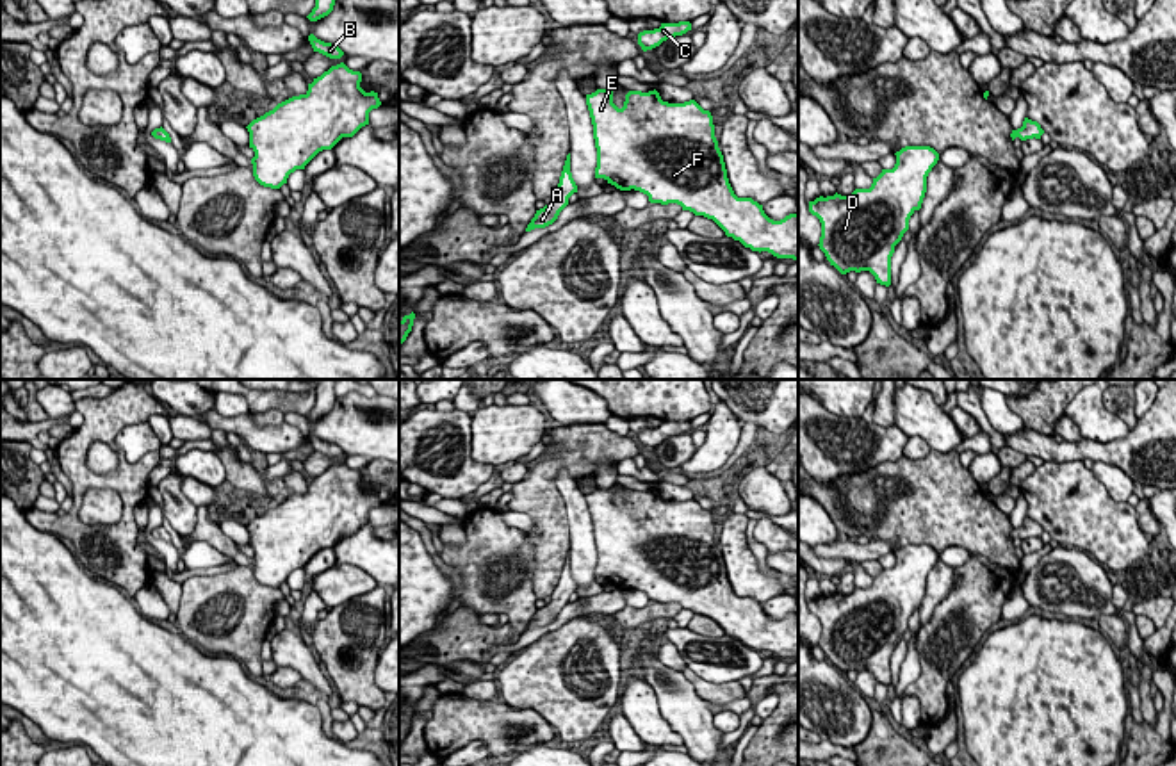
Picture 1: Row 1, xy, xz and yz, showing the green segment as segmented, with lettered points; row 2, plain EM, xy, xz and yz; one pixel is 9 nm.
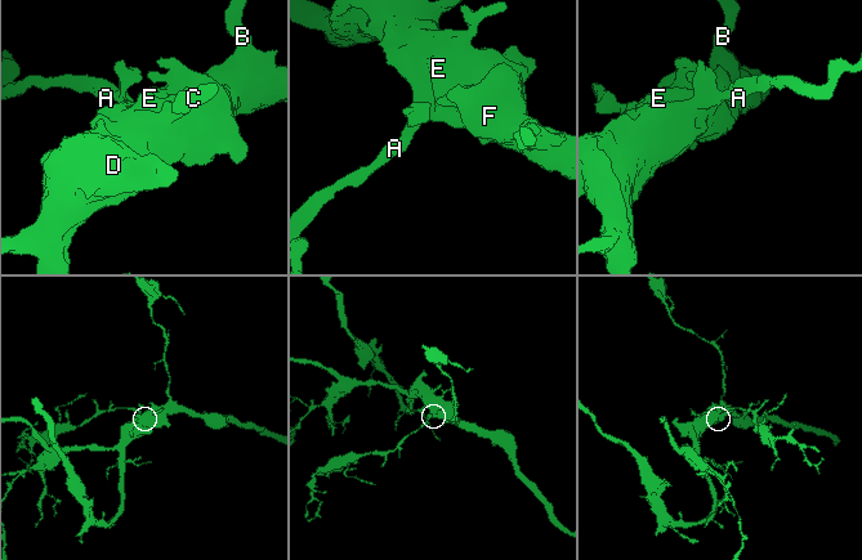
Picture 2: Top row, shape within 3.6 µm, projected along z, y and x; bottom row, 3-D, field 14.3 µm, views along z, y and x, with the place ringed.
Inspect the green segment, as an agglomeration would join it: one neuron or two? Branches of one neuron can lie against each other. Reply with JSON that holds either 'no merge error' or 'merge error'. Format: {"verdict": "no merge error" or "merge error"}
{"verdict": "no merge error"}

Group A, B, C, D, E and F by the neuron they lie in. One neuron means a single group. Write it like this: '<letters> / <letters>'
A B C D E F

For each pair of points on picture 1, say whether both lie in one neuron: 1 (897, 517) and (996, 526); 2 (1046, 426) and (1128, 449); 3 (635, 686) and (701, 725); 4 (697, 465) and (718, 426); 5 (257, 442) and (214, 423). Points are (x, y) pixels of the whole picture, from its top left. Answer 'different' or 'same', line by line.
1: same
2: different
3: different
4: same
5: same

